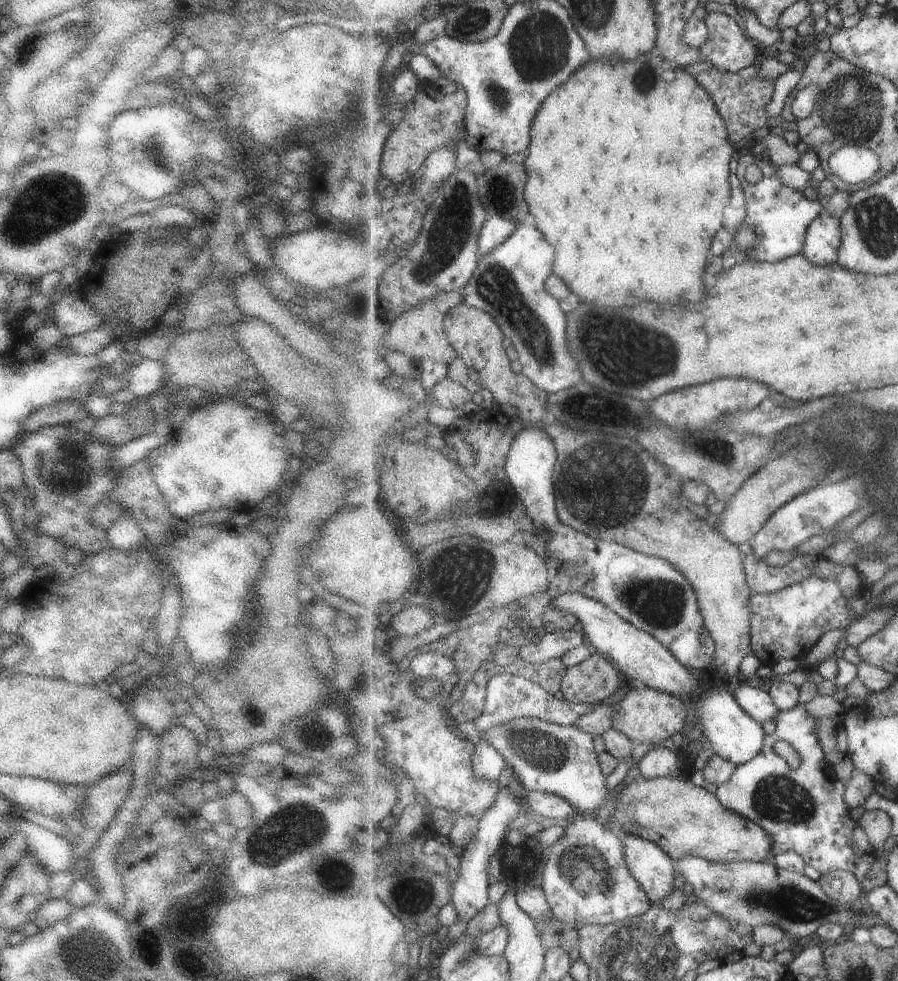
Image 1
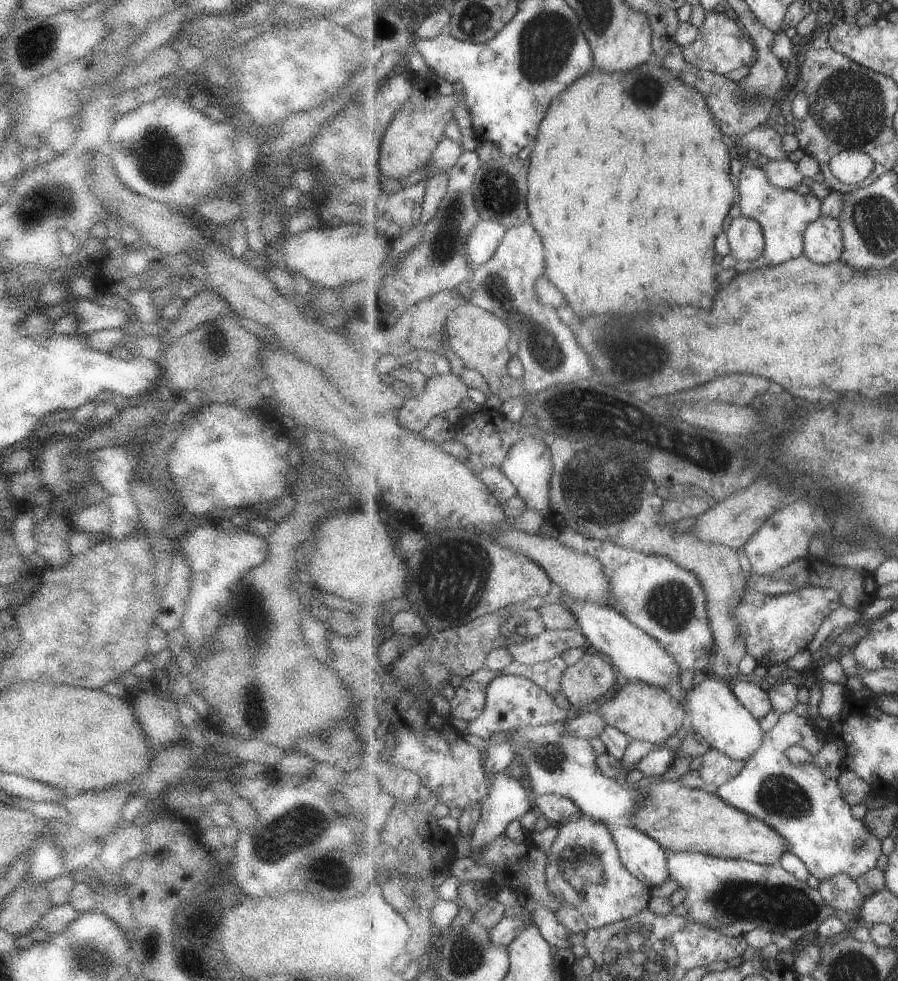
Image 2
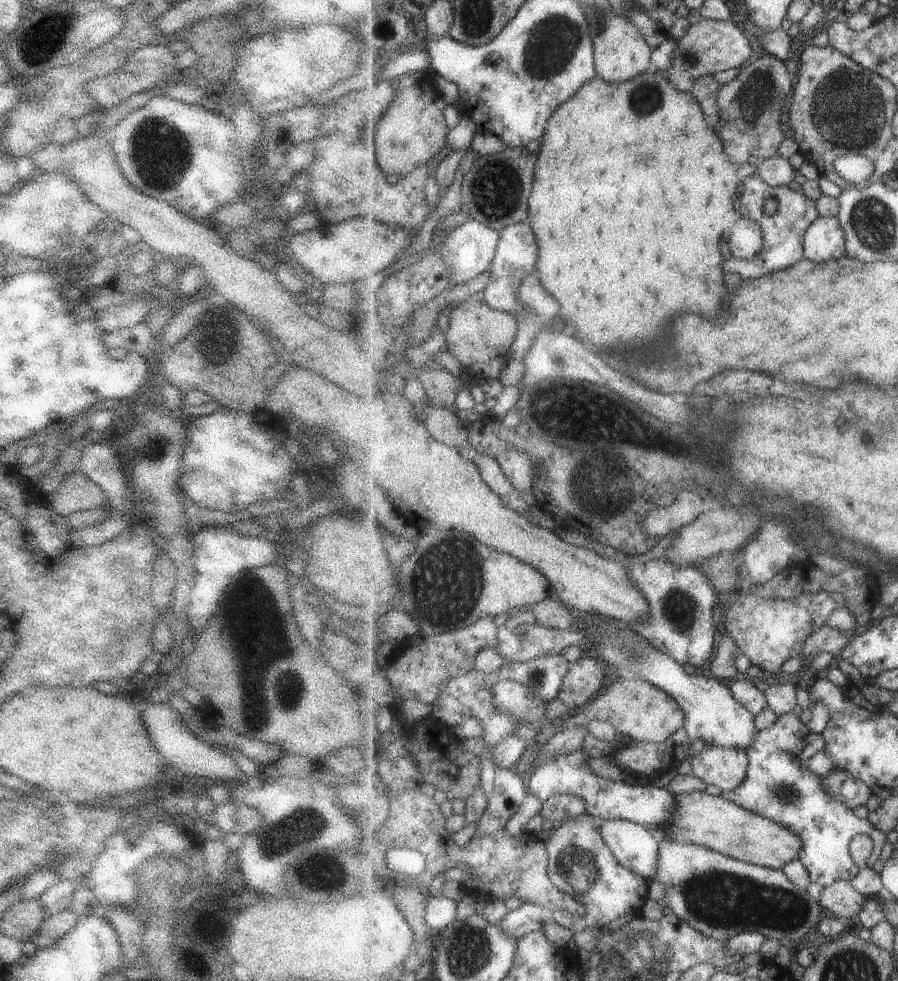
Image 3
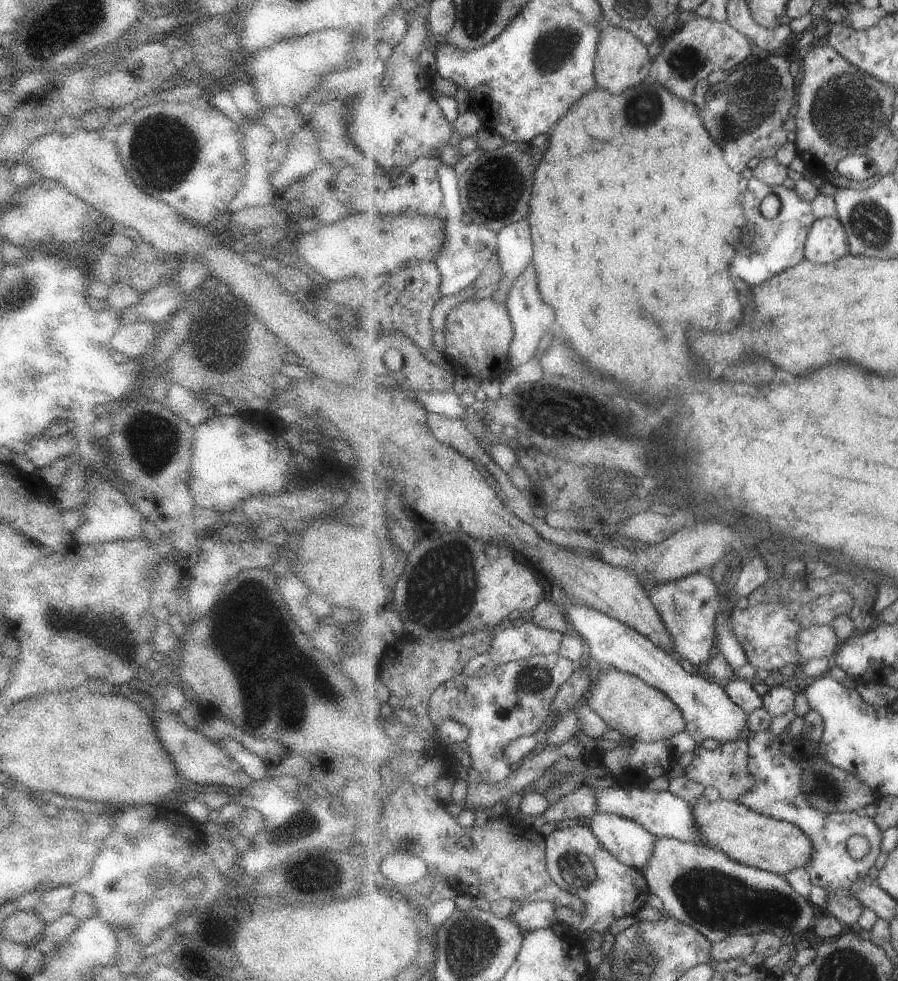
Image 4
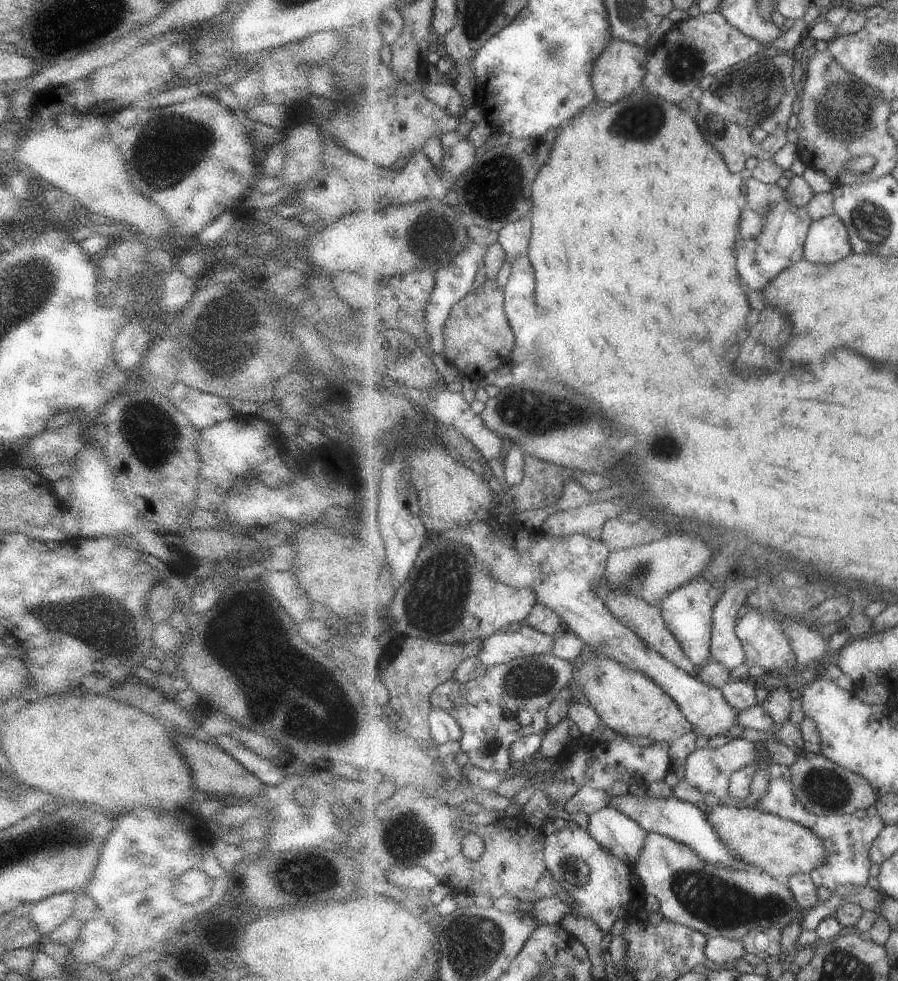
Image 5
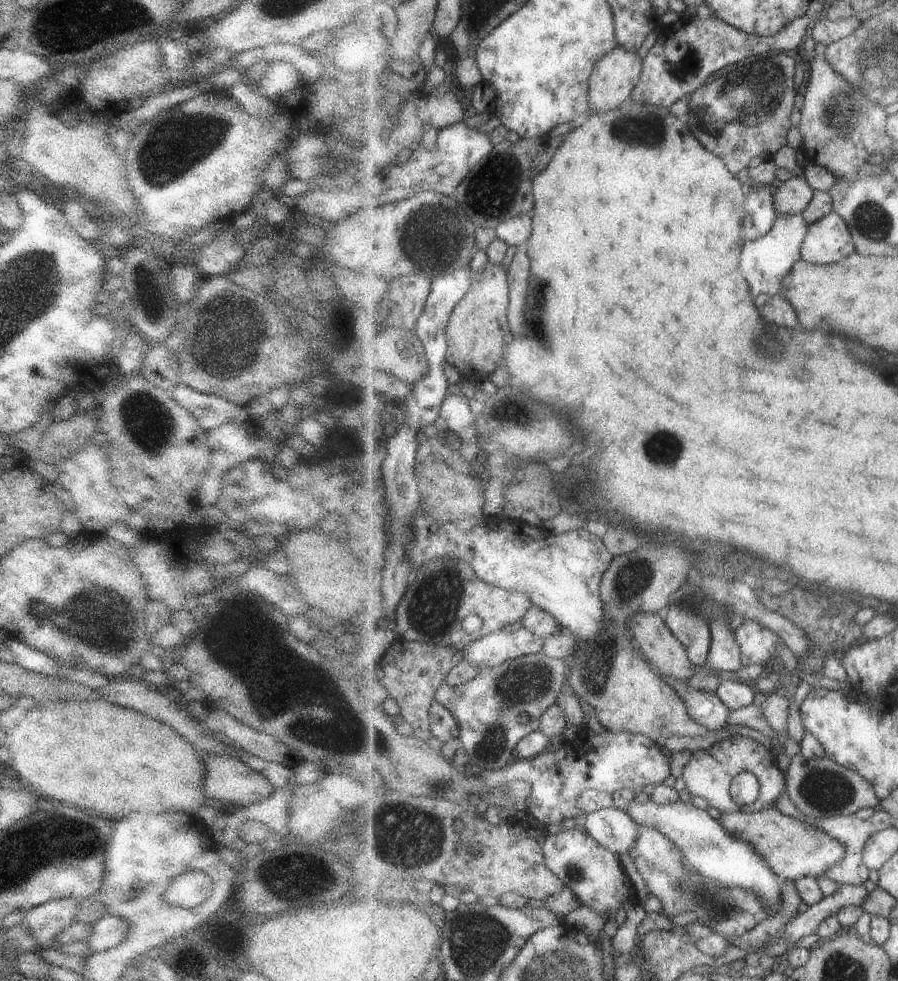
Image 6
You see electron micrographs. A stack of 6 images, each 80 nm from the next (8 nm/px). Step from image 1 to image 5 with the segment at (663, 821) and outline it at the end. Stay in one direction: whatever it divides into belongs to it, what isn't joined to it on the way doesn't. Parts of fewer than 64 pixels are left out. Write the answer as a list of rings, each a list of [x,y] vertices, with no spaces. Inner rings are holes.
[[[718,803],[707,814],[721,840],[733,849],[744,865],[756,866],[774,878],[788,880],[799,873],[810,873],[830,858],[830,848],[813,830],[782,816],[755,807],[738,807]]]

